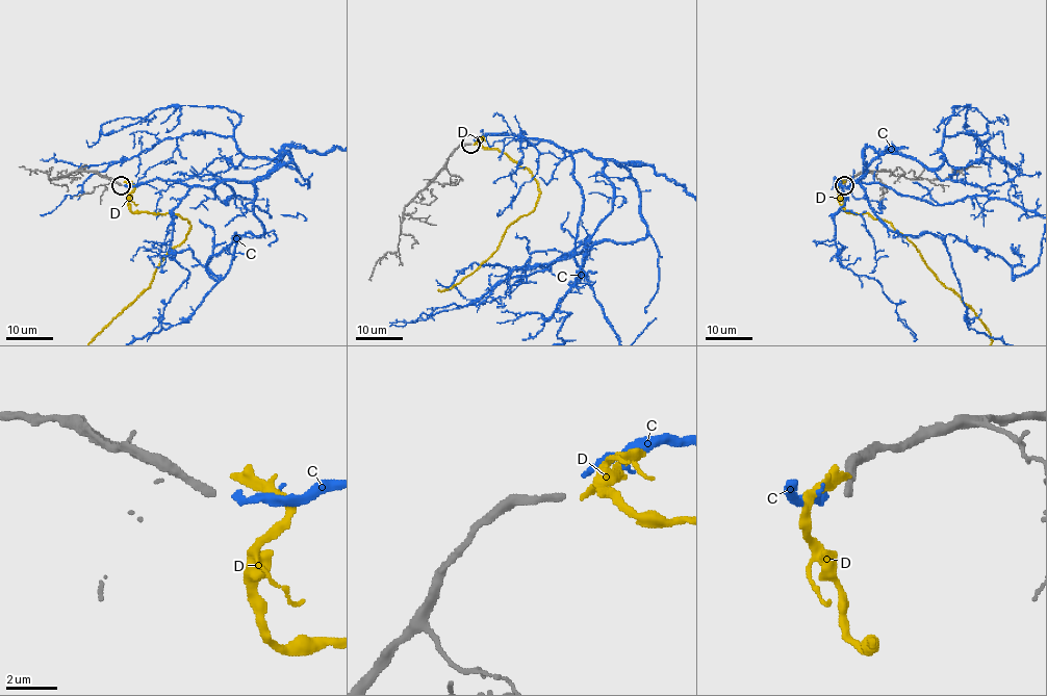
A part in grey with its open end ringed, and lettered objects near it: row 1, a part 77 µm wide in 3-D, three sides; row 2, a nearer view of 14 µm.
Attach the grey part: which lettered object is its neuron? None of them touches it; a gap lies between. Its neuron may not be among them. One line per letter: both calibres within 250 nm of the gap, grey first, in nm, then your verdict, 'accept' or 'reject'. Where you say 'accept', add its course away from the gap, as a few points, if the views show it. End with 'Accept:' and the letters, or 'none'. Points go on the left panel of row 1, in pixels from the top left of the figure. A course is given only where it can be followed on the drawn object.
C: 300 nm thick on the grey side, 240 nm on the other; accept; it runs (124, 185), (222, 181), (226, 205), (237, 196), (272, 217), (305, 216)
D: 300 nm thick on the grey side, 320 nm on the other; reject
Accept: C

